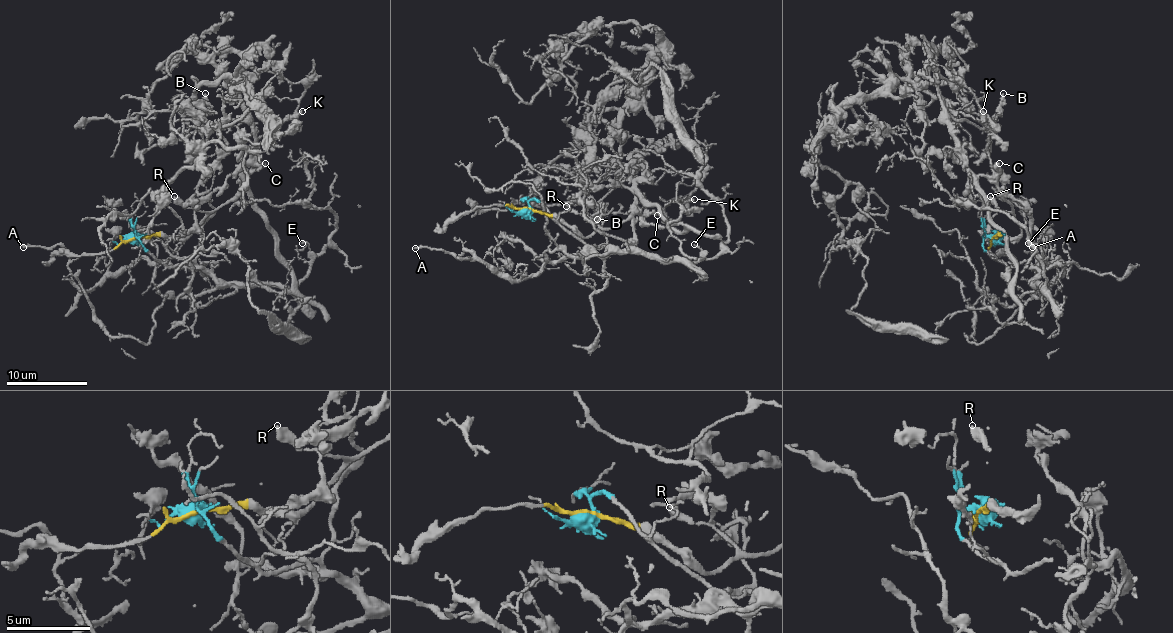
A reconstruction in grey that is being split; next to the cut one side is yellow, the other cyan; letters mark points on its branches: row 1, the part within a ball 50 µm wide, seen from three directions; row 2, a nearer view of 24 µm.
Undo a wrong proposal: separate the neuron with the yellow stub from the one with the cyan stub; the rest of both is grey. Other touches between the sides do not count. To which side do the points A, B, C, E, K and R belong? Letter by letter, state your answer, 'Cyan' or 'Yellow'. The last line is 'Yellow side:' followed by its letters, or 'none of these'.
A: Cyan
B: Yellow
C: Yellow
E: Cyan
K: Yellow
R: Yellow
Yellow side: B, C, K, R

